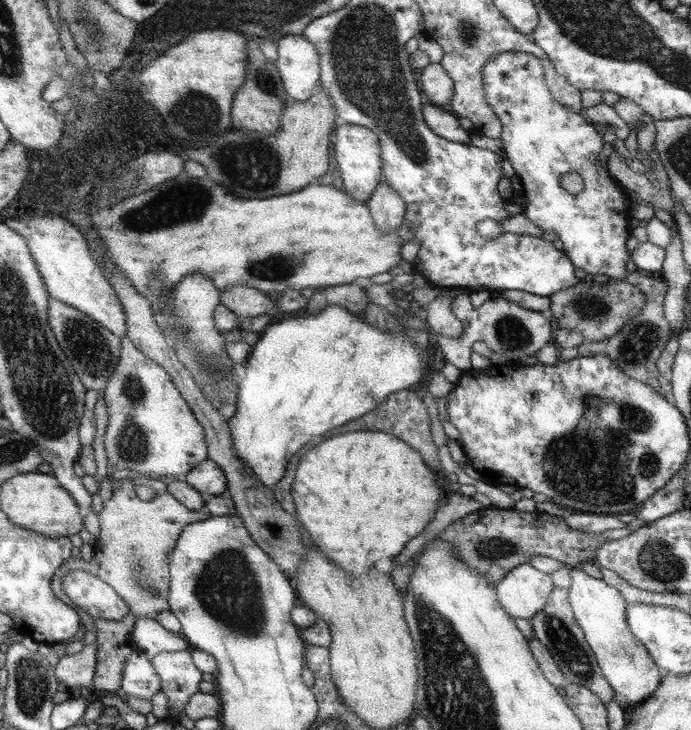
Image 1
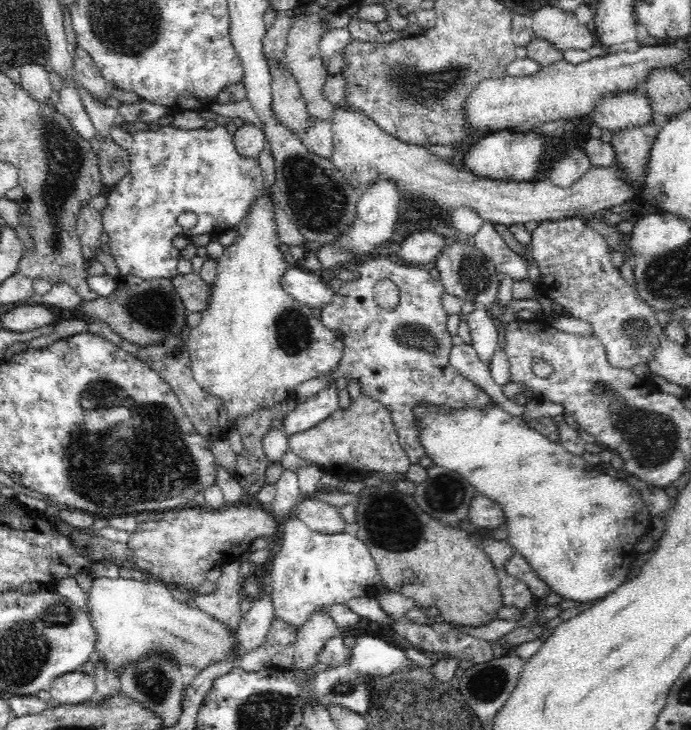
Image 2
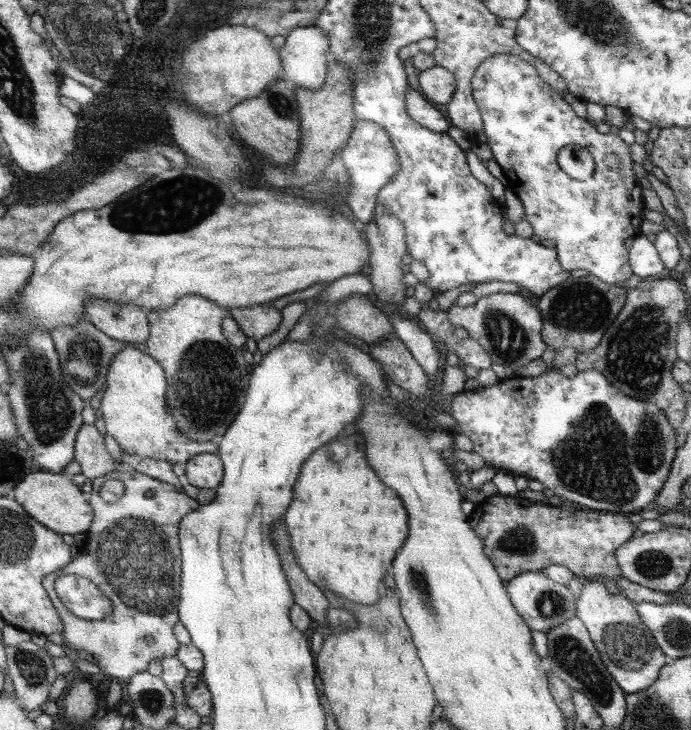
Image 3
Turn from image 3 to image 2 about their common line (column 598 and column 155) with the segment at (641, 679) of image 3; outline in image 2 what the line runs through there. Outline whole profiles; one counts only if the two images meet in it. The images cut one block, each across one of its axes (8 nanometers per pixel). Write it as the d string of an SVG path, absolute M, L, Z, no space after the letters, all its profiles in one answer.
M94 578L90 592L90 618L98 634L96 660L104 660L116 676L128 664L140 662L150 652L162 652L178 666L204 670L214 662L226 660L236 650L236 638L228 624L210 618L200 608L188 608L170 594L170 586L160 580L126 580L126 578Z

